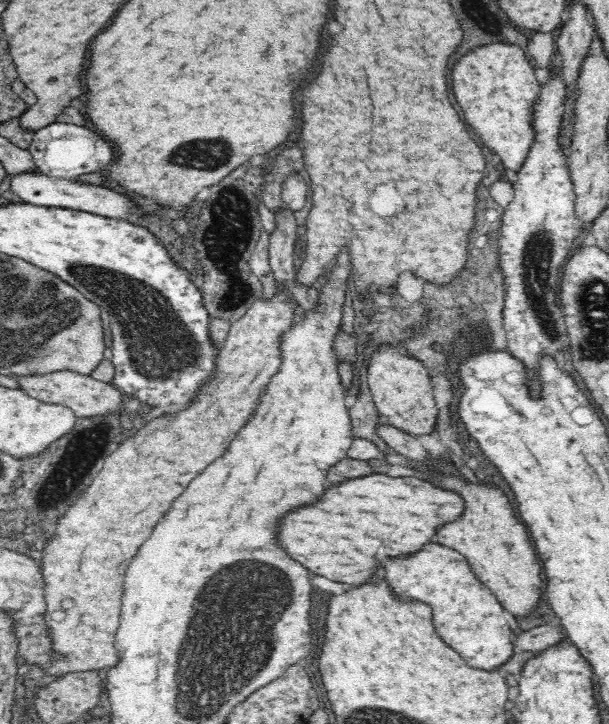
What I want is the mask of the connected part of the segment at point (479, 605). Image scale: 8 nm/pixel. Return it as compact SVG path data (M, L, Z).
M430 542L408 558L384 562L384 578L394 595L430 606L436 634L470 665L494 671L516 652L514 634L504 618L501 602L475 575L466 558L452 548Z

